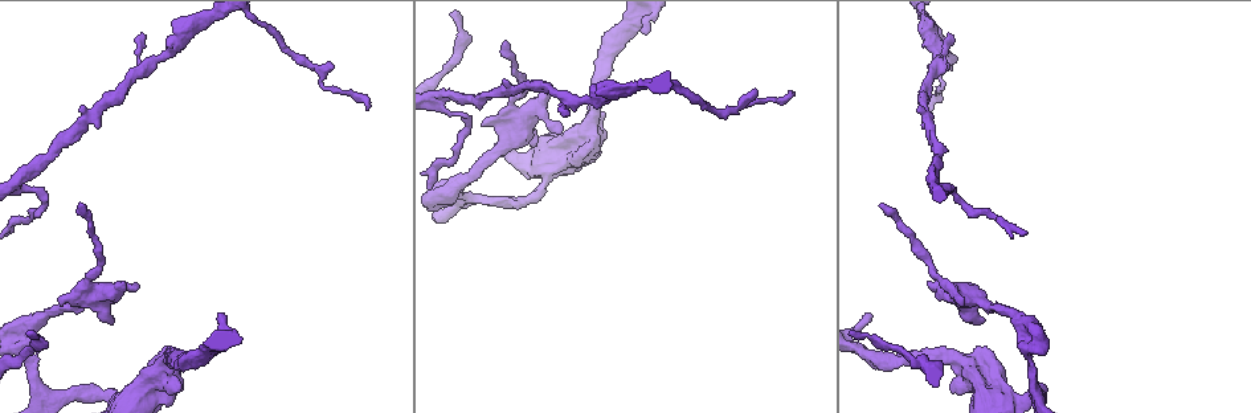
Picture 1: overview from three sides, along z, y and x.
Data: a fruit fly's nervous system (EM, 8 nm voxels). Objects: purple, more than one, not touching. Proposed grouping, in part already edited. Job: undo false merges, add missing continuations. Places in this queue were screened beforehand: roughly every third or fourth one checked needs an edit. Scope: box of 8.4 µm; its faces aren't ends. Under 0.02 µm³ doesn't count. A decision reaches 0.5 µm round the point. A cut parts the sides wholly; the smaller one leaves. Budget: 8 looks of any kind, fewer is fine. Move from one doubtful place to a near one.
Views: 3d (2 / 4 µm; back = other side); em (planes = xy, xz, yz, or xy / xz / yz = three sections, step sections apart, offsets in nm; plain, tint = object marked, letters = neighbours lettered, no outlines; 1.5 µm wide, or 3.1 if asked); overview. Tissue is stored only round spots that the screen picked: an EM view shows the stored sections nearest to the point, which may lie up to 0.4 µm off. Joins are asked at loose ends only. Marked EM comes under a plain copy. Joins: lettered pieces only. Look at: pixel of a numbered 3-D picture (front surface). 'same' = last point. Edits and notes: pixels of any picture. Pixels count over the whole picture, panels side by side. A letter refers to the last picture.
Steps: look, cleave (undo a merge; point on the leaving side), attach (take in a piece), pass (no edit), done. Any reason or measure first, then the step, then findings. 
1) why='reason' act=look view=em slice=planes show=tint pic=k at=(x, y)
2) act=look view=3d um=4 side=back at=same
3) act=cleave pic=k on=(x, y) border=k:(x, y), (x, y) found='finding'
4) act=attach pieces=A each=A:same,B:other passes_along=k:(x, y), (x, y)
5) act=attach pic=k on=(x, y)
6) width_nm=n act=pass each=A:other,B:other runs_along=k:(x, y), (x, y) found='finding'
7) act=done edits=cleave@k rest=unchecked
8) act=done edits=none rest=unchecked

why='branch stops here' act=look view=3d um=2 pic=1 at=(792, 92)

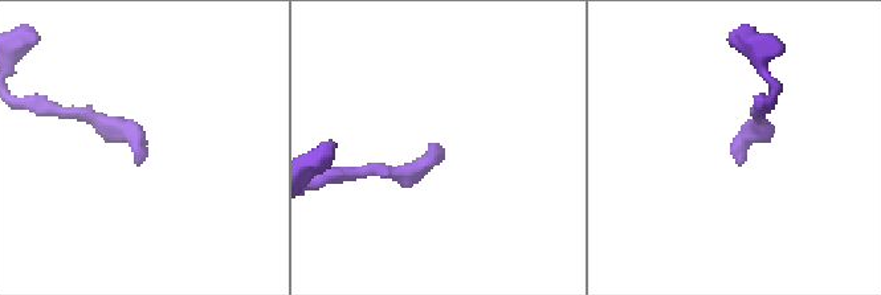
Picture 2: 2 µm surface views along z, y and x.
act=look view=em slice=planes show=letters pic=2 at=(738, 166)

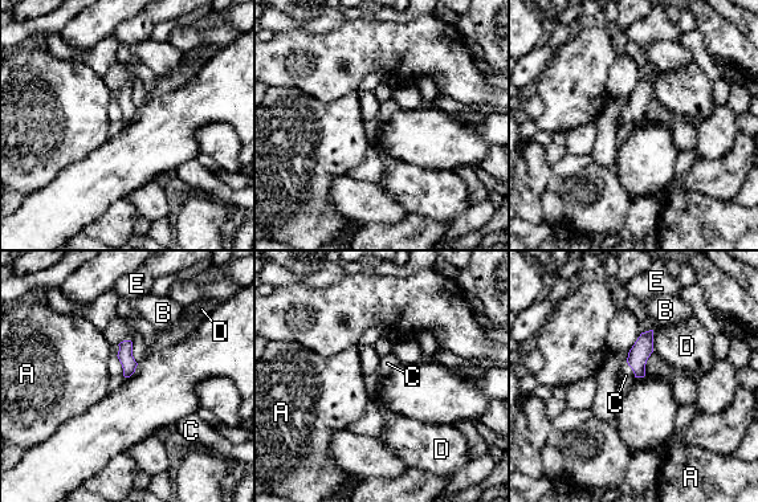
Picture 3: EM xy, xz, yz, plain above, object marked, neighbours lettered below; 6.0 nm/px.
longest_contact=D:140nm act=attach pieces=C each=A:other,B:other,C:same,D:other,E:other passes_along=3:(643, 347), (632, 370), (626, 375) found='the neuron continues'

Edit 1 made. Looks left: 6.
why='long arm stops here' act=look view=em slice=planes show=tint pic=1 at=(217, 313)

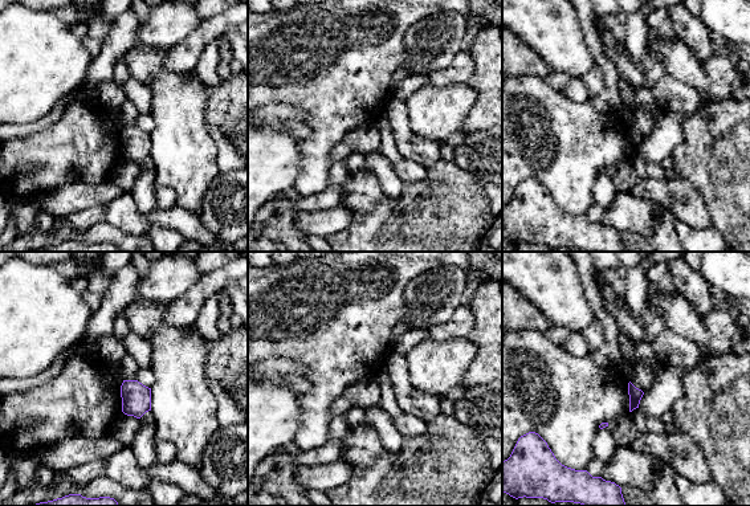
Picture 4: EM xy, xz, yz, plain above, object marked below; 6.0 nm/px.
why='what lies round it' act=look view=em slice=planes show=letters at=same

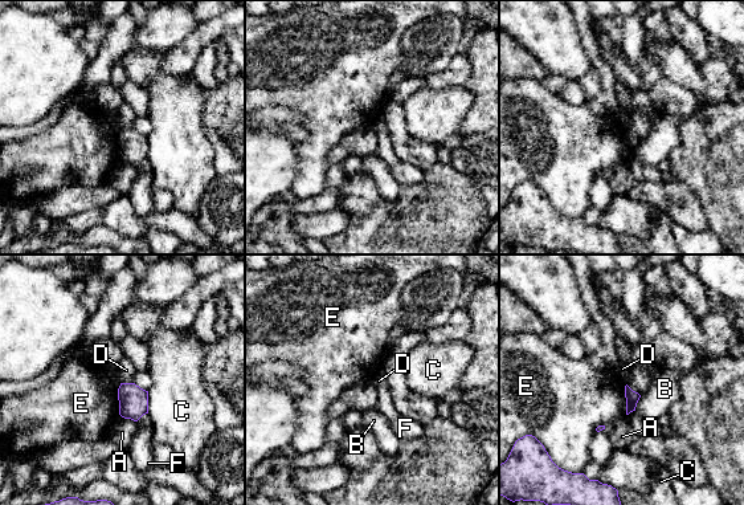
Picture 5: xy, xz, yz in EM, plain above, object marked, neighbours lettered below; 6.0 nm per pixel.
act=pass each=A:other,B:other,C:other,D:other,E:other,F:other border=5:(121, 382), (131, 383) found='no lettered piece goes on from it'

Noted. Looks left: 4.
why='thin end' act=look view=em slice=xz step=8 show=letters pic=1 at=(882, 204)

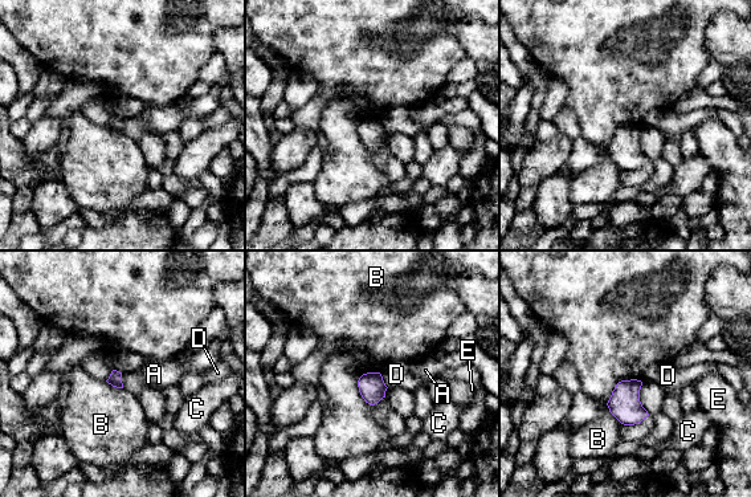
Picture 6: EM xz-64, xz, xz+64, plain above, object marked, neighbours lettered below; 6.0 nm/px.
why='cut it another way' act=look view=em slice=planes show=letters at=same

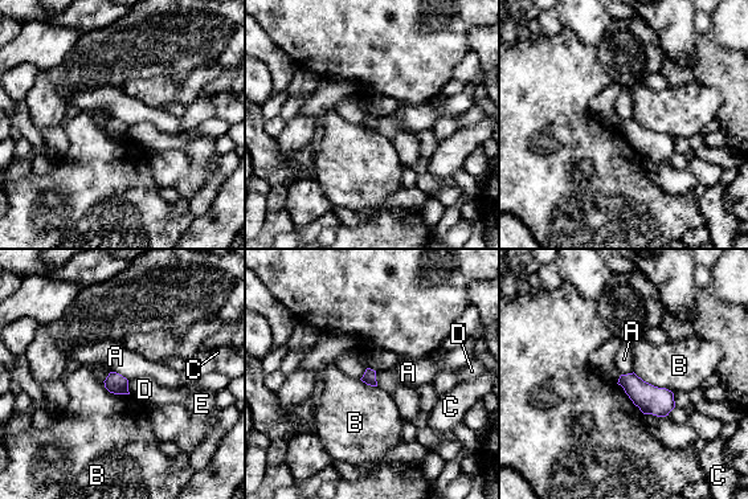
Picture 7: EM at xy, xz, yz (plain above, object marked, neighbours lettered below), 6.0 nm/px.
act=pass each=A:other,B:other,C:other,D:other,E:other border=7:(110, 371), (115, 371), (129, 380) found='none of them fits'

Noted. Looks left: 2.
act=done edits=attach@3 rest=unchecked

